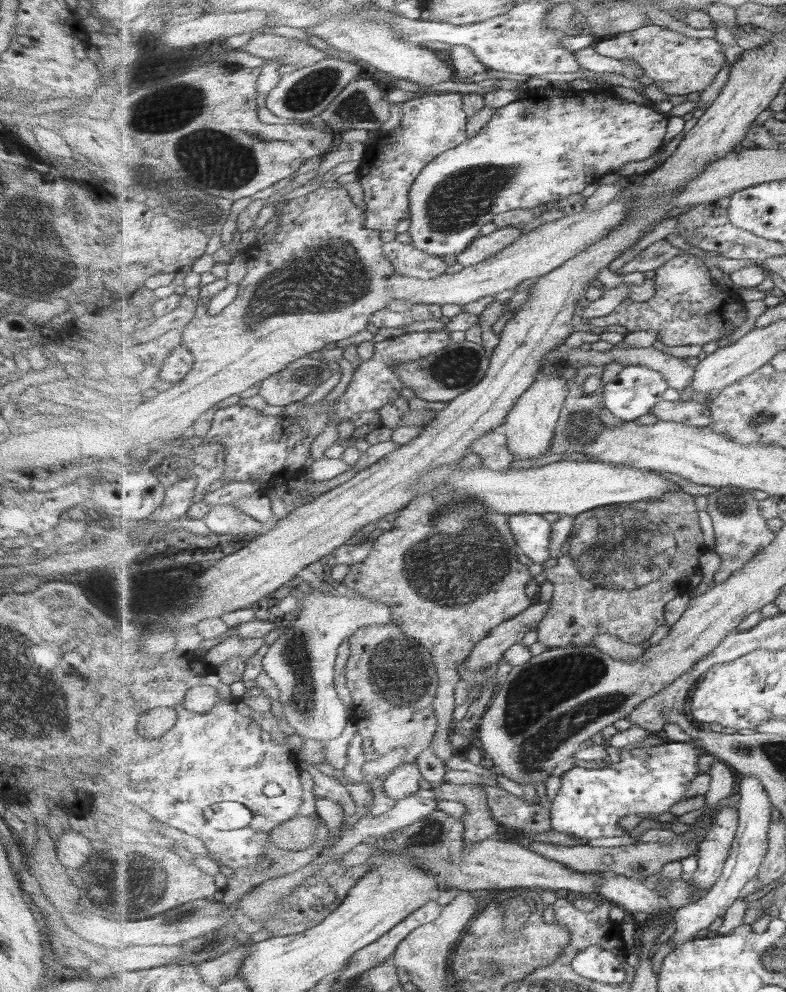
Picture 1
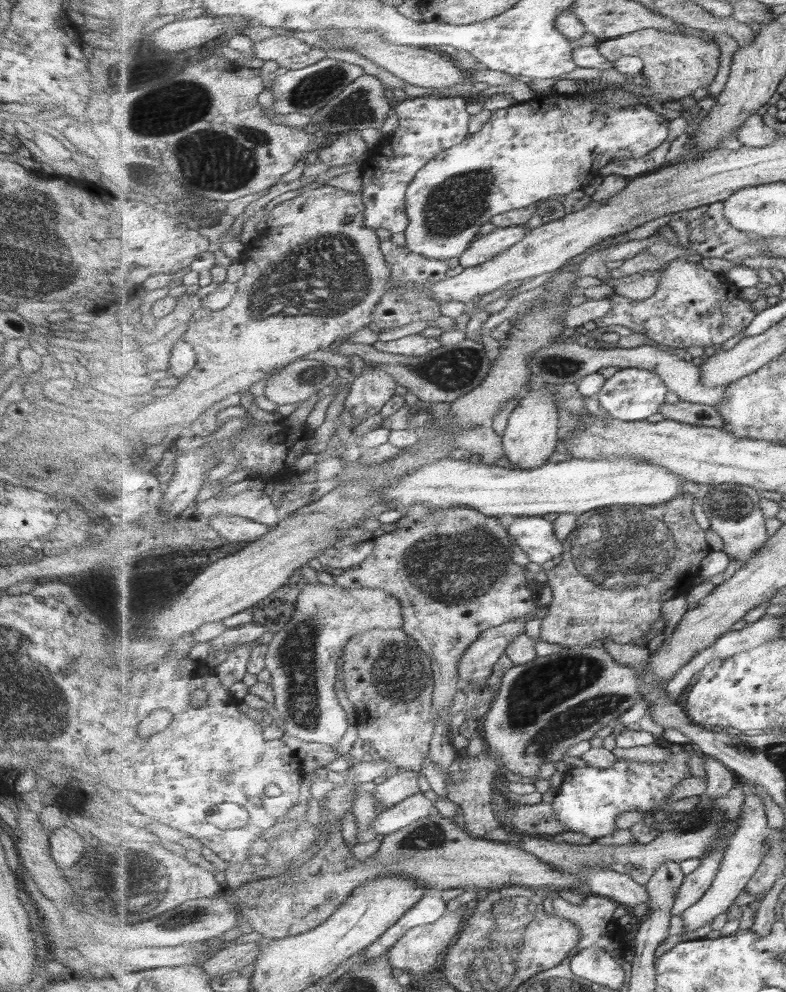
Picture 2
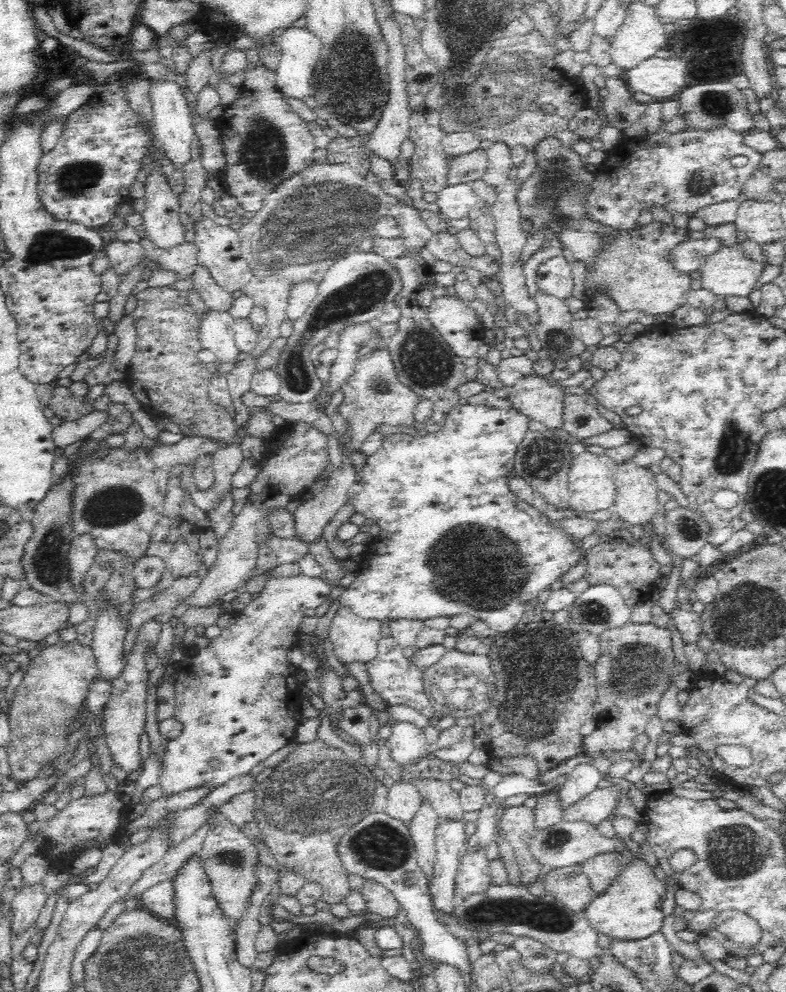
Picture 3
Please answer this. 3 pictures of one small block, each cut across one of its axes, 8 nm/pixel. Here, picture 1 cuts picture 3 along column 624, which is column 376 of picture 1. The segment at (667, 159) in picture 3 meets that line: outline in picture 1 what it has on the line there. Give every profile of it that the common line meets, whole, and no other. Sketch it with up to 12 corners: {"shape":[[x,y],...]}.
{"shape":[[461,93],[402,104],[357,168],[366,228],[411,227],[421,171],[469,139]]}

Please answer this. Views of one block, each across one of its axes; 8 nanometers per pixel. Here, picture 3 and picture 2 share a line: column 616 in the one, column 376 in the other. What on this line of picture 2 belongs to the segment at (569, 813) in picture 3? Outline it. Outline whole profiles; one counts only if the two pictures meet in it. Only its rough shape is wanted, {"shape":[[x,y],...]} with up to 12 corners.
{"shape":[[401,770],[375,786],[387,808],[419,794],[419,771]]}

